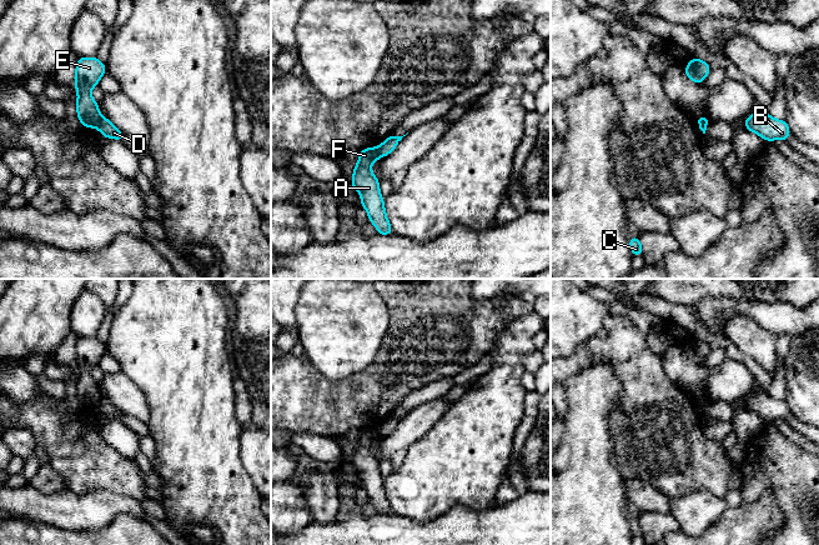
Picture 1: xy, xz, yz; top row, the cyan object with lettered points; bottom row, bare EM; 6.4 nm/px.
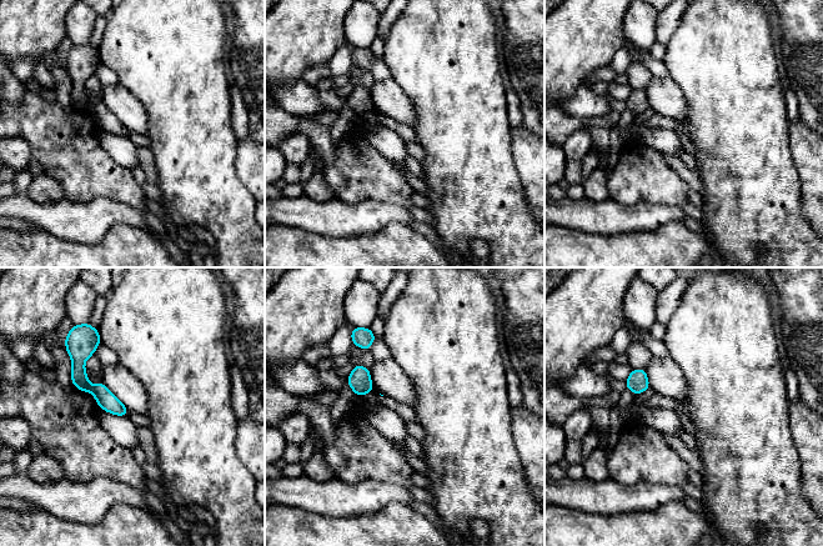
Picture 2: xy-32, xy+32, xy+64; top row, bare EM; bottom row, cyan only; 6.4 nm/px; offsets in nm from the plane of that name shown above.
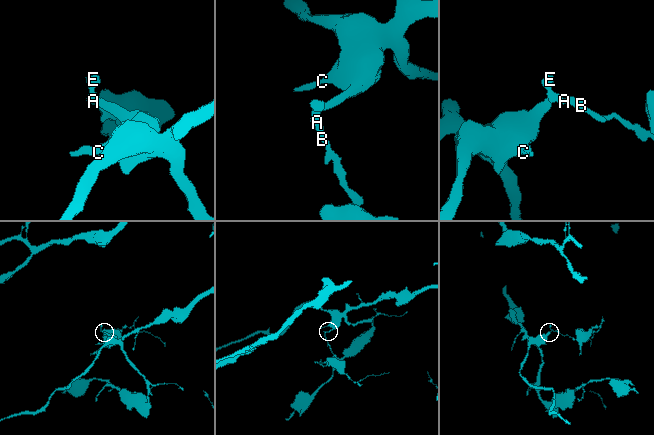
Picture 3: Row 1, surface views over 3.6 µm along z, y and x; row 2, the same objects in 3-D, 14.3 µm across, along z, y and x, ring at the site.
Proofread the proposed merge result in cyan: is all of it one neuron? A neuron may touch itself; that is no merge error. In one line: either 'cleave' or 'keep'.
cleave

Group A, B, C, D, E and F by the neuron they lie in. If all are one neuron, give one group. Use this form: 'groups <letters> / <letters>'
groups A B E F / C D

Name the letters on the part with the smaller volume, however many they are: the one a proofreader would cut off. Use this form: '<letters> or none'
A, B, E, F

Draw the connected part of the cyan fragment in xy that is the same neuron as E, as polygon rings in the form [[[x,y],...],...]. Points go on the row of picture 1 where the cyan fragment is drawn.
[[[96,56],[77,58],[74,80],[75,90],[79,95],[76,101],[76,112],[80,122],[85,128],[94,129],[101,120],[99,104],[91,98],[90,91],[99,85],[100,79],[106,72],[106,65]]]

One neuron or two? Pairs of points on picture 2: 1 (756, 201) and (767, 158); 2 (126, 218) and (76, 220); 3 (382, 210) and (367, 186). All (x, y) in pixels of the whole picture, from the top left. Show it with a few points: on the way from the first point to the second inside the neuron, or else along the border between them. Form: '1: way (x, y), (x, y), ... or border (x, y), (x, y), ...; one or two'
1: way (756, 190), (756, 169); one
2: way (114, 218), (89, 220); one
3: border (347, 203), (379, 200), (399, 204), (405, 208); two

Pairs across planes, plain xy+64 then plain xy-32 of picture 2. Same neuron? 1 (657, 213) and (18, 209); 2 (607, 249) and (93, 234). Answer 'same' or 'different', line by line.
1: same
2: different

